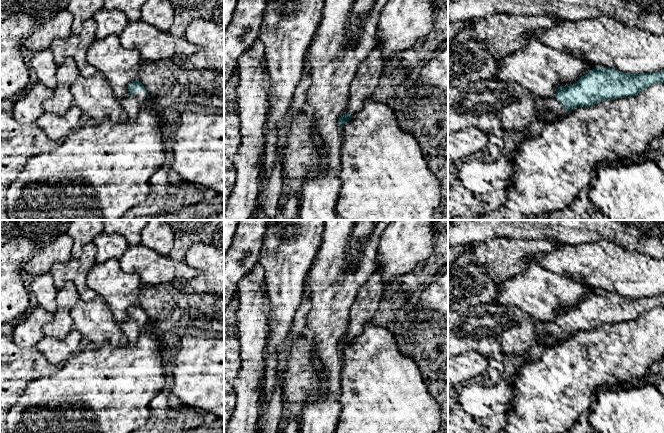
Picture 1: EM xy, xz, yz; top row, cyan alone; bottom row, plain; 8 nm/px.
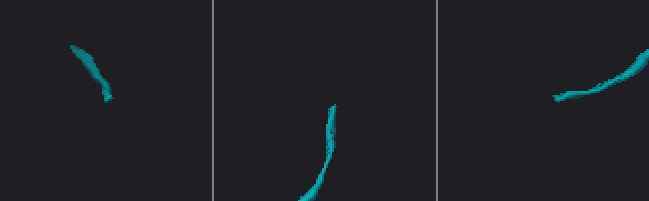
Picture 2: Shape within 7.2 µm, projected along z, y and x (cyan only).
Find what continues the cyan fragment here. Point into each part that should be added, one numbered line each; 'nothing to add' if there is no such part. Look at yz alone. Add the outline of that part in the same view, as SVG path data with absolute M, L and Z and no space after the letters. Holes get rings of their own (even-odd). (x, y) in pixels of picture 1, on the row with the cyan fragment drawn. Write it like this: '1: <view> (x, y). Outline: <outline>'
1: yz (545, 106). Outline: M537 98L536 109L539 112L539 119L543 122L548 122L548 117L553 114L557 117L563 117L567 111L563 105L555 98Z

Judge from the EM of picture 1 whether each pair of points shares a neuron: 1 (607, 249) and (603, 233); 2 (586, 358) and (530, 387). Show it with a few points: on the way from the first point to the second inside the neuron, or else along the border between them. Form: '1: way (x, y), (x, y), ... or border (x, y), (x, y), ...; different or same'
1: border (582, 243), (611, 241), (622, 246); different
2: way (572, 370), (555, 387), (544, 387); same

